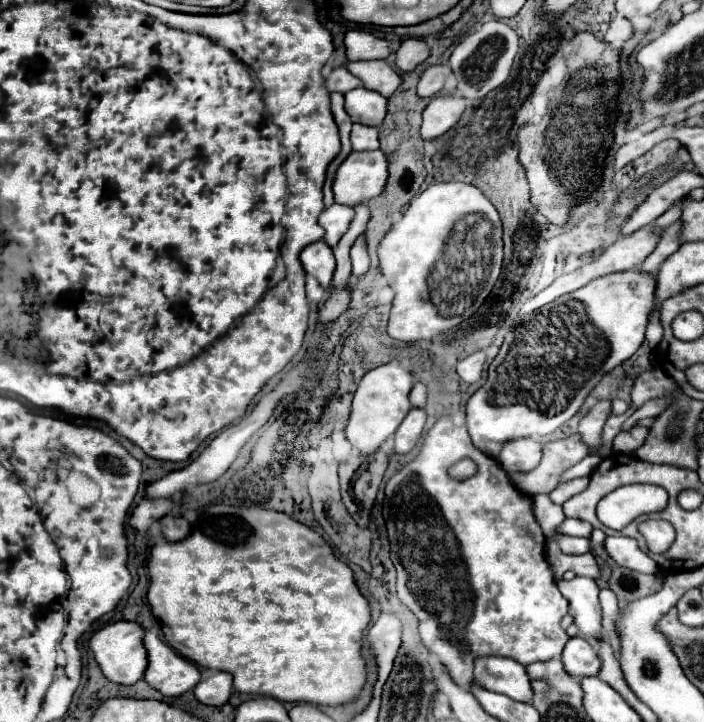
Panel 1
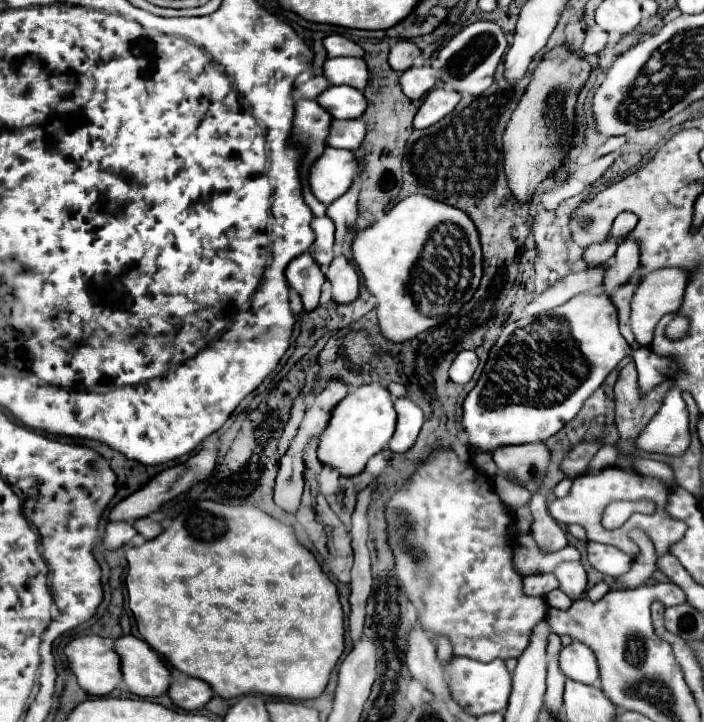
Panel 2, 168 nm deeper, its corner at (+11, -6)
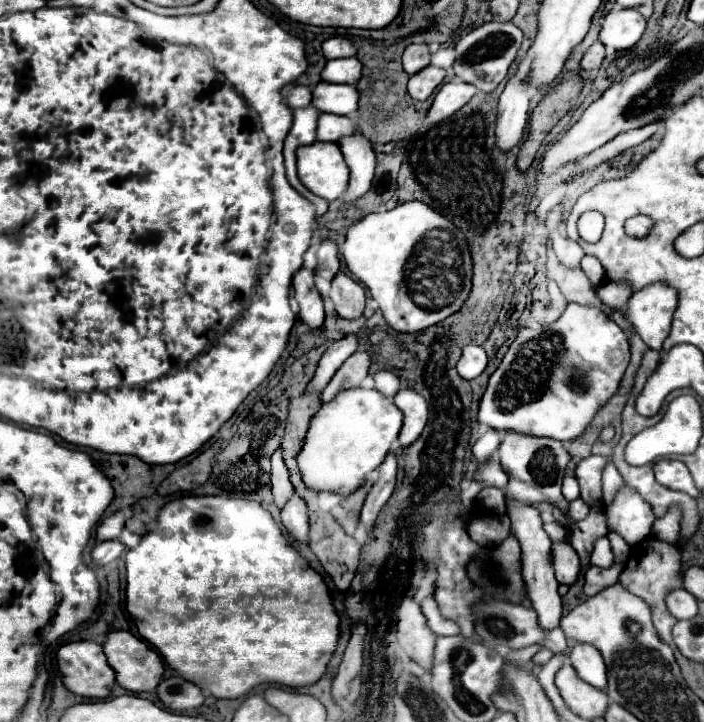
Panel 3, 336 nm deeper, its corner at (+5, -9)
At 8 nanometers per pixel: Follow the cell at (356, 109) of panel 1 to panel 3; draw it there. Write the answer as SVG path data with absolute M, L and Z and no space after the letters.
M319 82L313 88L313 106L319 112L329 112L337 116L349 116L357 110L359 92L355 86L349 84L329 84Z

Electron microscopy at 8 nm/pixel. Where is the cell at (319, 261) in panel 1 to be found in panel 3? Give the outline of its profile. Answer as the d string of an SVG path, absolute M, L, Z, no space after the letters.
M309 268L297 270L293 276L293 288L295 288L295 298L299 302L299 318L309 328L321 328L325 314L323 314L321 294L315 286L313 270Z

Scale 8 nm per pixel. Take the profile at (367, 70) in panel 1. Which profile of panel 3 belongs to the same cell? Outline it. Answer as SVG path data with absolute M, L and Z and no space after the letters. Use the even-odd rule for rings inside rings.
M337 58L337 60L329 60L327 66L323 68L321 76L325 82L335 82L335 84L355 84L355 80L359 82L361 76L361 62L357 58ZM339 78L345 78L339 80ZM349 78L349 80L347 80Z

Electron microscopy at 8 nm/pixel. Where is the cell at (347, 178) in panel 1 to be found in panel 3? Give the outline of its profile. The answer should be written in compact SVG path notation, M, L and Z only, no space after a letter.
M317 142L297 152L299 180L317 196L333 202L343 196L349 184L349 168L337 144Z

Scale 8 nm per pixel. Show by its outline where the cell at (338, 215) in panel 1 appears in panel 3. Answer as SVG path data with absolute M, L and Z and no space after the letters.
M325 238L317 250L317 268L315 274L331 280L339 272L339 254L337 254L337 242L333 238Z

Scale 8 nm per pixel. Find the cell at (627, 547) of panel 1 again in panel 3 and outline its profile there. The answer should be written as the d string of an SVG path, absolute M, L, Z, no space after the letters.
M603 536L595 542L589 562L591 562L591 566L599 566L599 568L609 568L613 564L613 552L611 552L607 536Z

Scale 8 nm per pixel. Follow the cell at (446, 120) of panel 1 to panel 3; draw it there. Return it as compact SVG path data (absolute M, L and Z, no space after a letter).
M443 84L439 92L435 94L435 100L427 112L427 122L437 124L449 116L453 116L457 110L461 110L477 92L471 84Z

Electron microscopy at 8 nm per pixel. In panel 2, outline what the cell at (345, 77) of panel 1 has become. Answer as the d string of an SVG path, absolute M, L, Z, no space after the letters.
M311 77L307 83L297 87L297 93L301 99L315 99L319 93L323 93L329 87L329 81L325 81L325 77Z

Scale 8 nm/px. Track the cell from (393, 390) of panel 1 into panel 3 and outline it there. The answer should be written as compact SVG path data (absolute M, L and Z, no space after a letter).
M353 388L339 392L329 404L323 404L313 416L303 450L297 454L297 464L303 482L313 490L353 492L365 480L365 474L375 470L391 444L397 440L403 424L401 410L391 398L377 390Z

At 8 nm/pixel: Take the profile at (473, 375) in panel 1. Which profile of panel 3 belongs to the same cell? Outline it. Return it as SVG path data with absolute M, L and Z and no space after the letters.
M469 344L463 348L463 356L457 362L457 372L463 380L473 380L477 378L487 366L487 354L481 346Z

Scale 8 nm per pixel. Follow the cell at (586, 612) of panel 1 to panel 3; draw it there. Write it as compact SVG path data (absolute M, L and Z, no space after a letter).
M567 540L555 542L553 550L551 550L551 558L553 558L553 570L555 570L557 582L573 586L579 578L581 566L579 566L579 556L571 548L571 544Z

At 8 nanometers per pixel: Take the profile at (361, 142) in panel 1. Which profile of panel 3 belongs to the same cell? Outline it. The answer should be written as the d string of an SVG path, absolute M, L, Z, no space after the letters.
M321 114L319 116L319 128L317 128L317 140L321 142L339 142L343 136L353 136L359 132L359 126L355 120L347 116L335 116L335 114Z

